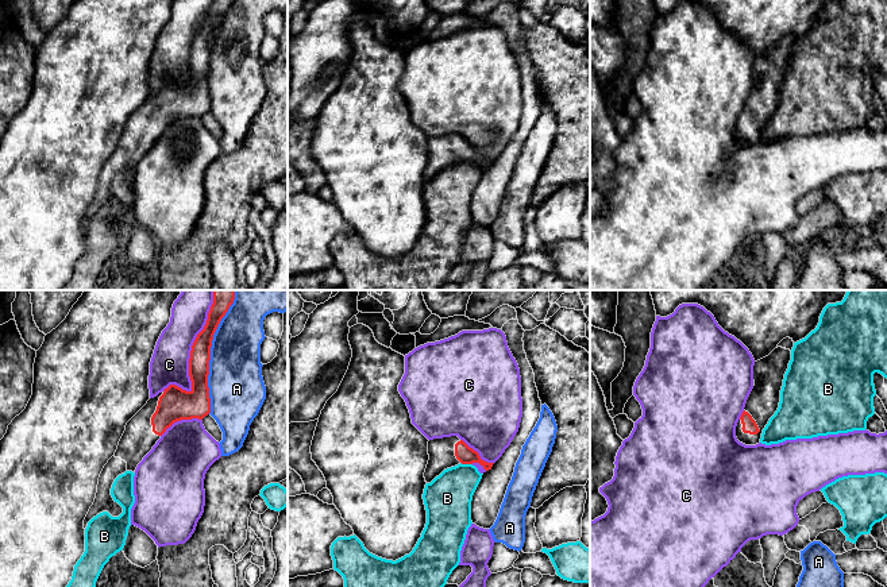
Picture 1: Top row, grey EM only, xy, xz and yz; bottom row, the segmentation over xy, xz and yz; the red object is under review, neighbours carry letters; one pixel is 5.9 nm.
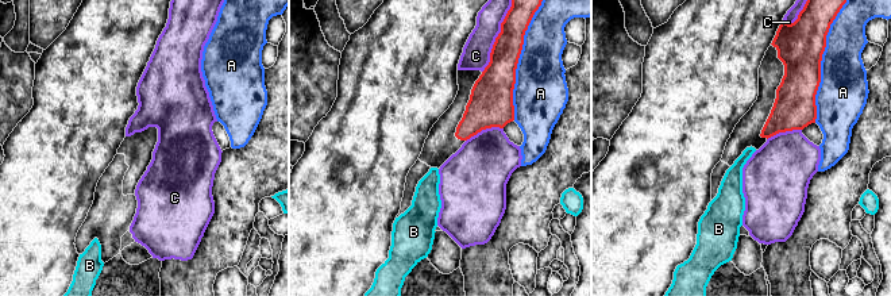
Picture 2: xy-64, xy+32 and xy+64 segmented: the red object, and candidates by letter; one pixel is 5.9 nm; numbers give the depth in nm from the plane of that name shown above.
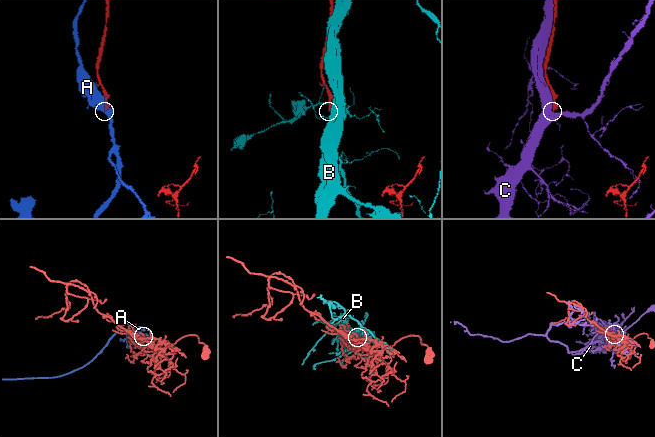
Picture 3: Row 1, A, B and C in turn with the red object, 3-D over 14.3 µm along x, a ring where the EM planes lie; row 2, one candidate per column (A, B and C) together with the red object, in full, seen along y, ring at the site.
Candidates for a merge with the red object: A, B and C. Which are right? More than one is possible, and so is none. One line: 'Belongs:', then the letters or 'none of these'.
Belongs: none of these

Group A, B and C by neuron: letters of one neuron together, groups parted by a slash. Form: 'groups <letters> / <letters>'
groups A / B / C

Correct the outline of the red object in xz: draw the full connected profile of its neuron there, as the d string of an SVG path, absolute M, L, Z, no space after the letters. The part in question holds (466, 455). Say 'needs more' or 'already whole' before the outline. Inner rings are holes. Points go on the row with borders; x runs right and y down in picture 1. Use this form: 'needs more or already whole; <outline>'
needs more; M458 436L433 439L428 441L429 460L424 472L427 483L431 483L444 470L458 464L479 463L486 471L491 470L494 463L481 459L479 453L470 448Z

